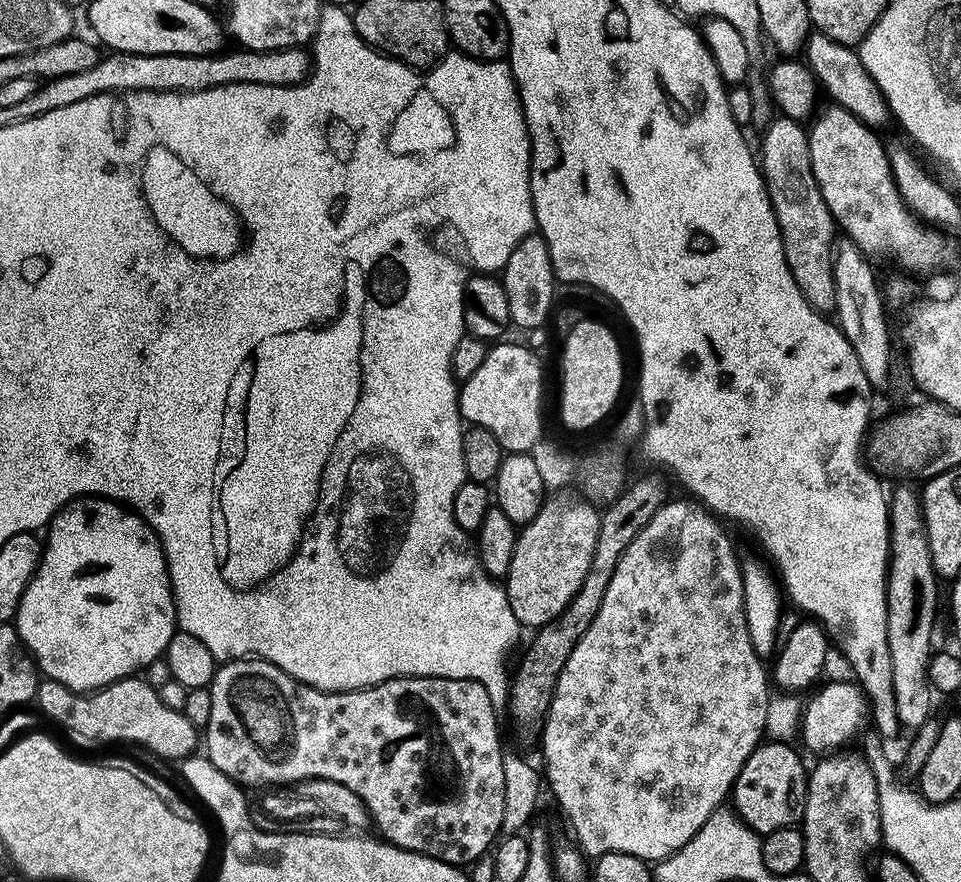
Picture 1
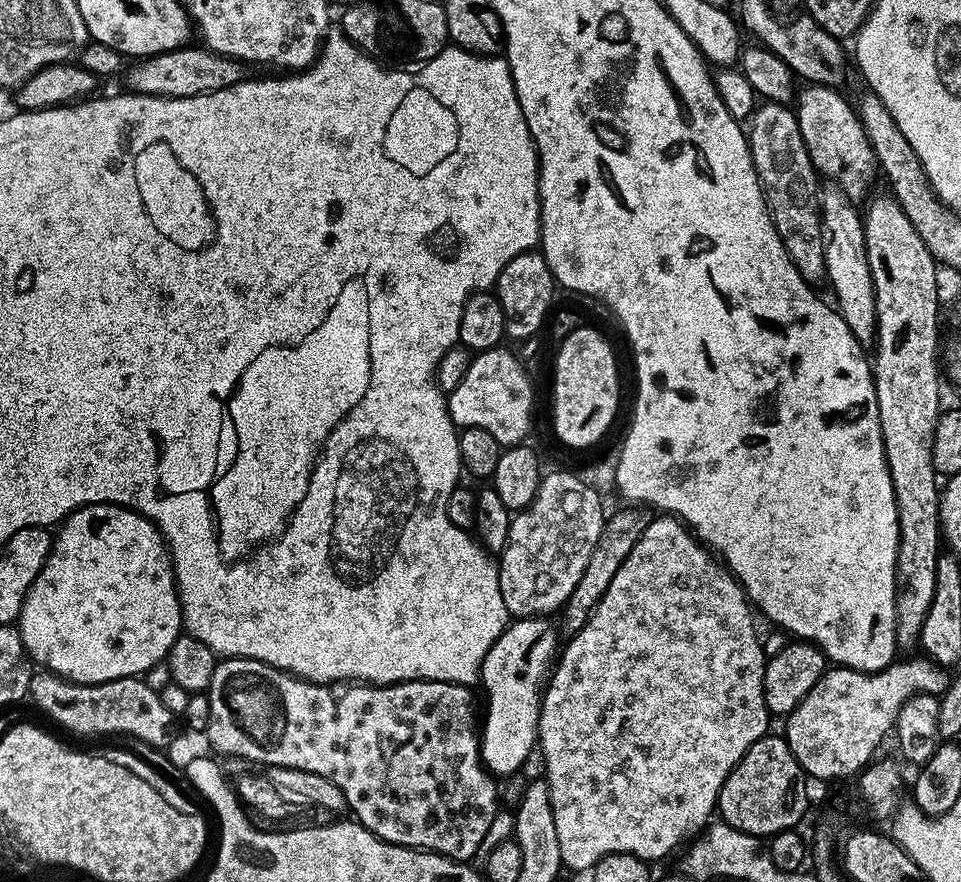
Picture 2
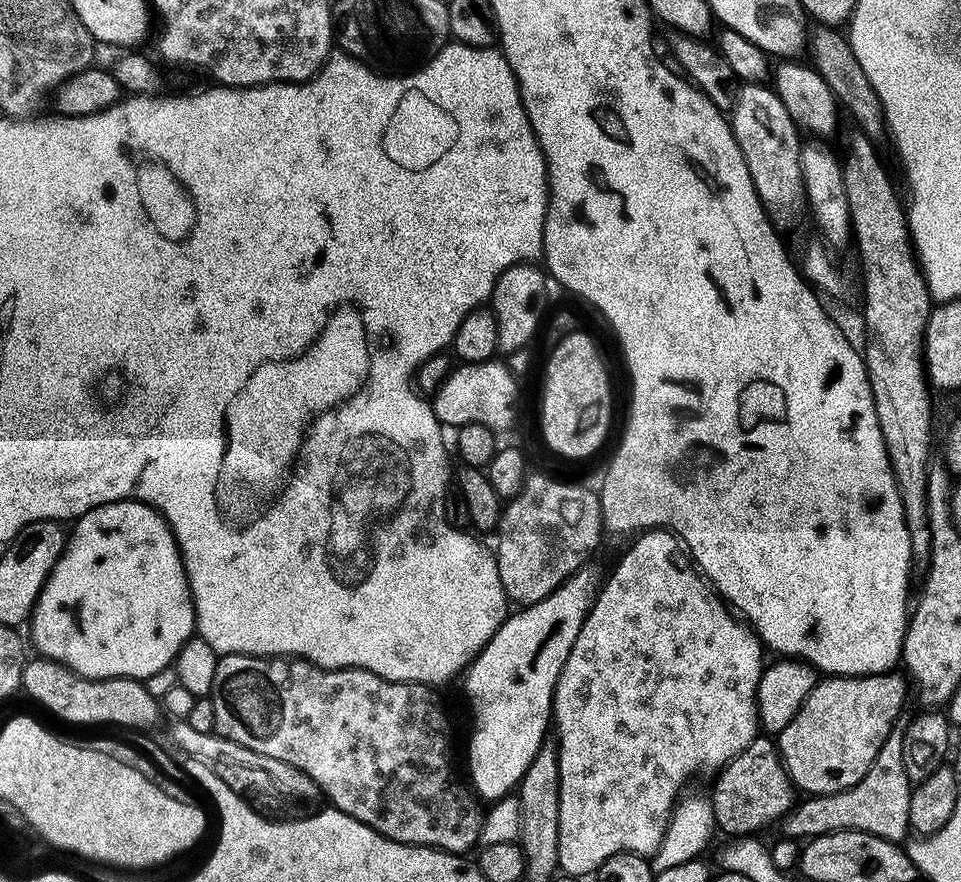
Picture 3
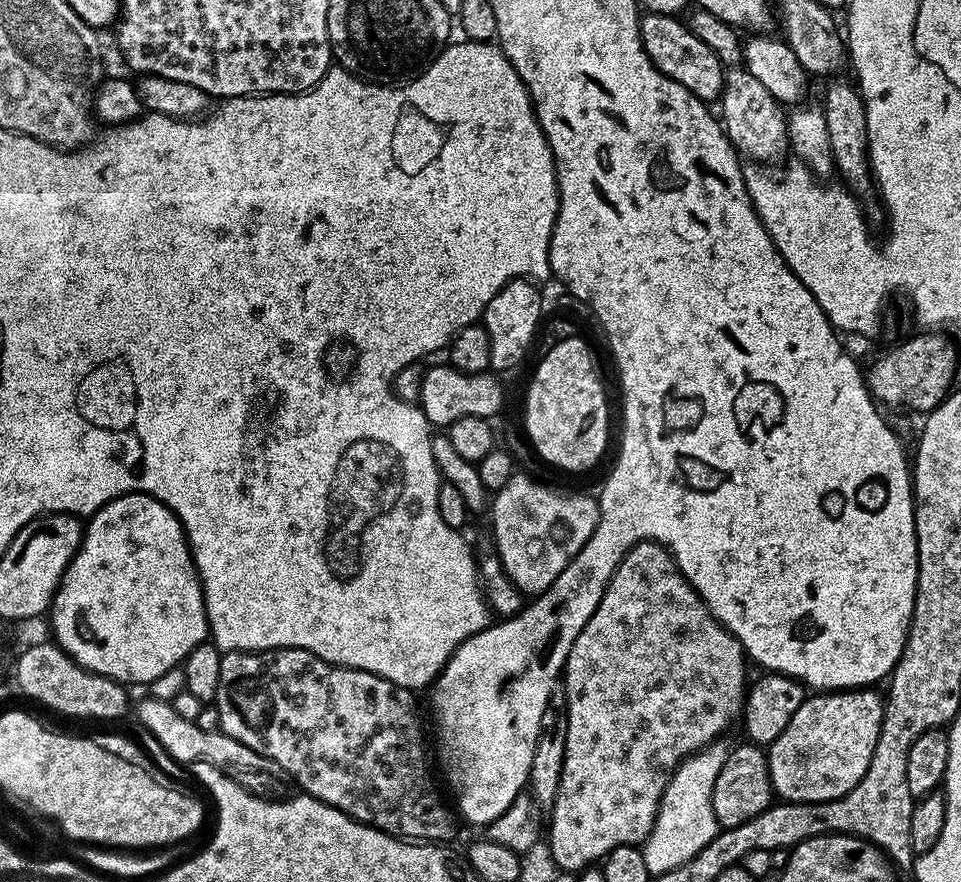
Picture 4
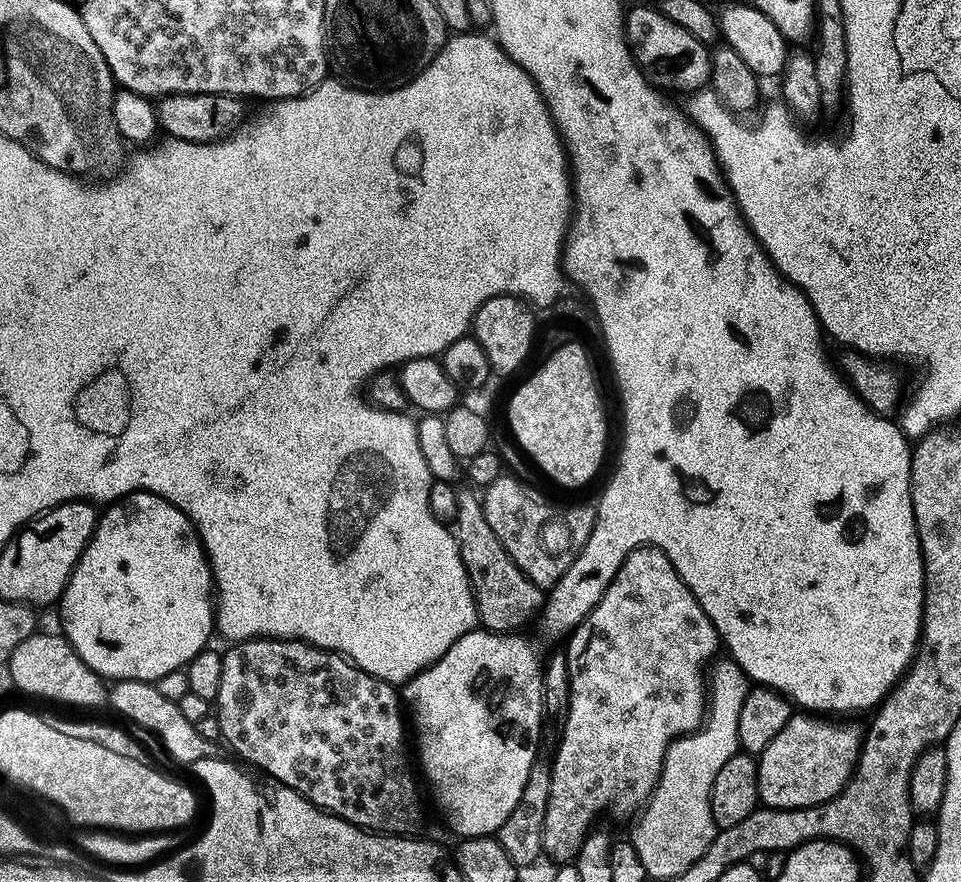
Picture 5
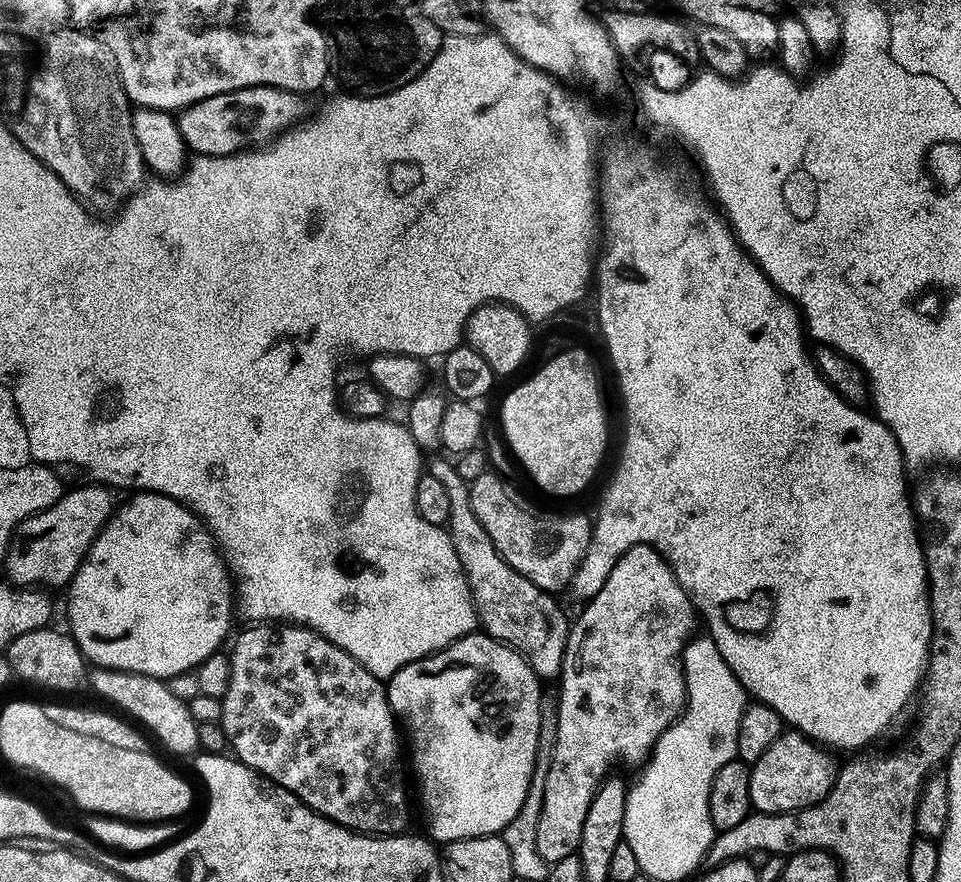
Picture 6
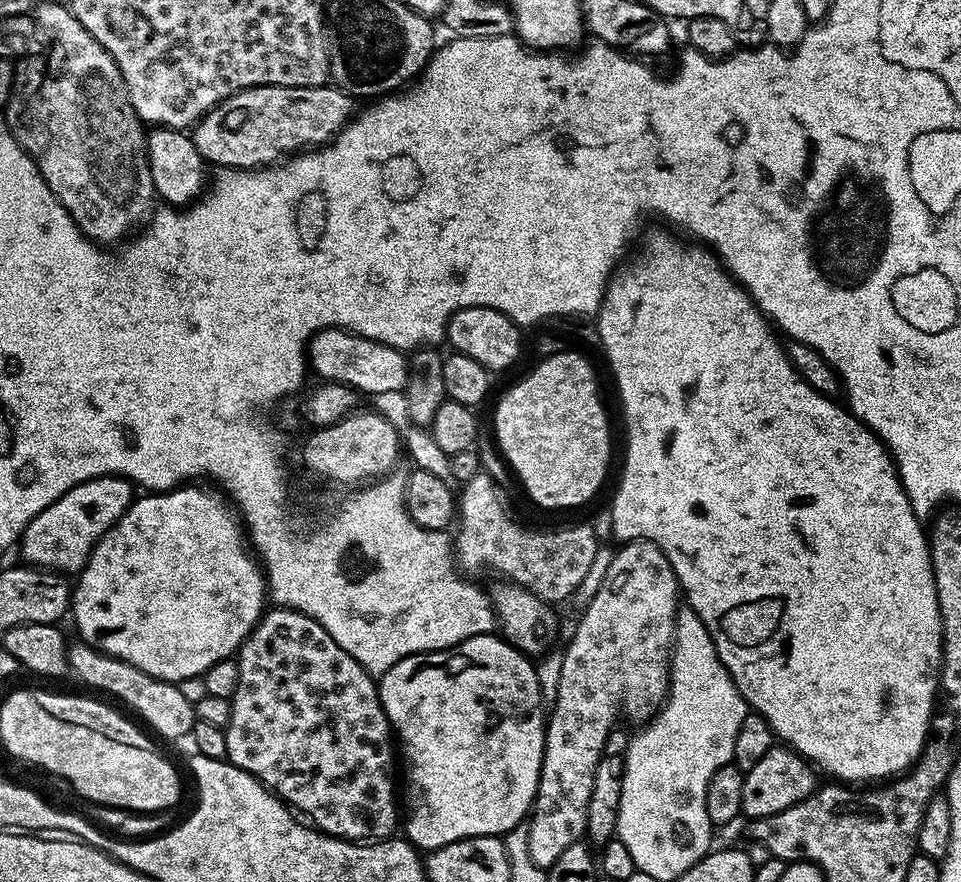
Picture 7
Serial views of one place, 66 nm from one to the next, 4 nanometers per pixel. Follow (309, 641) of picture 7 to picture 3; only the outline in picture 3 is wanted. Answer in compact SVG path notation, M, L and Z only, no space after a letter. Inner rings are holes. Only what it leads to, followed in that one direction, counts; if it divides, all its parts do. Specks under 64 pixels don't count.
M234 654L220 656L211 700L219 735L302 770L328 795L335 811L353 816L394 842L468 854L480 843L484 817L469 789L452 777L448 712L432 692L429 685L387 680L365 668L319 668L299 658Z

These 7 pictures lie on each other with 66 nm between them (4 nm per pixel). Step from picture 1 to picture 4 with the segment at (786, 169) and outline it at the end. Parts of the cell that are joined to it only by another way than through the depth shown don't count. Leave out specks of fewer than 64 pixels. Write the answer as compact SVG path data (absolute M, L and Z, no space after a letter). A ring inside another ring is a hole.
M732 66L724 73L724 91L718 101L720 107L719 115L722 117L724 131L728 133L728 138L732 142L732 147L737 153L749 156L749 161L759 162L768 166L771 160L785 159L785 154L789 151L788 142L788 122L785 109L779 100L774 99L770 90L754 78L747 68L743 66Z

